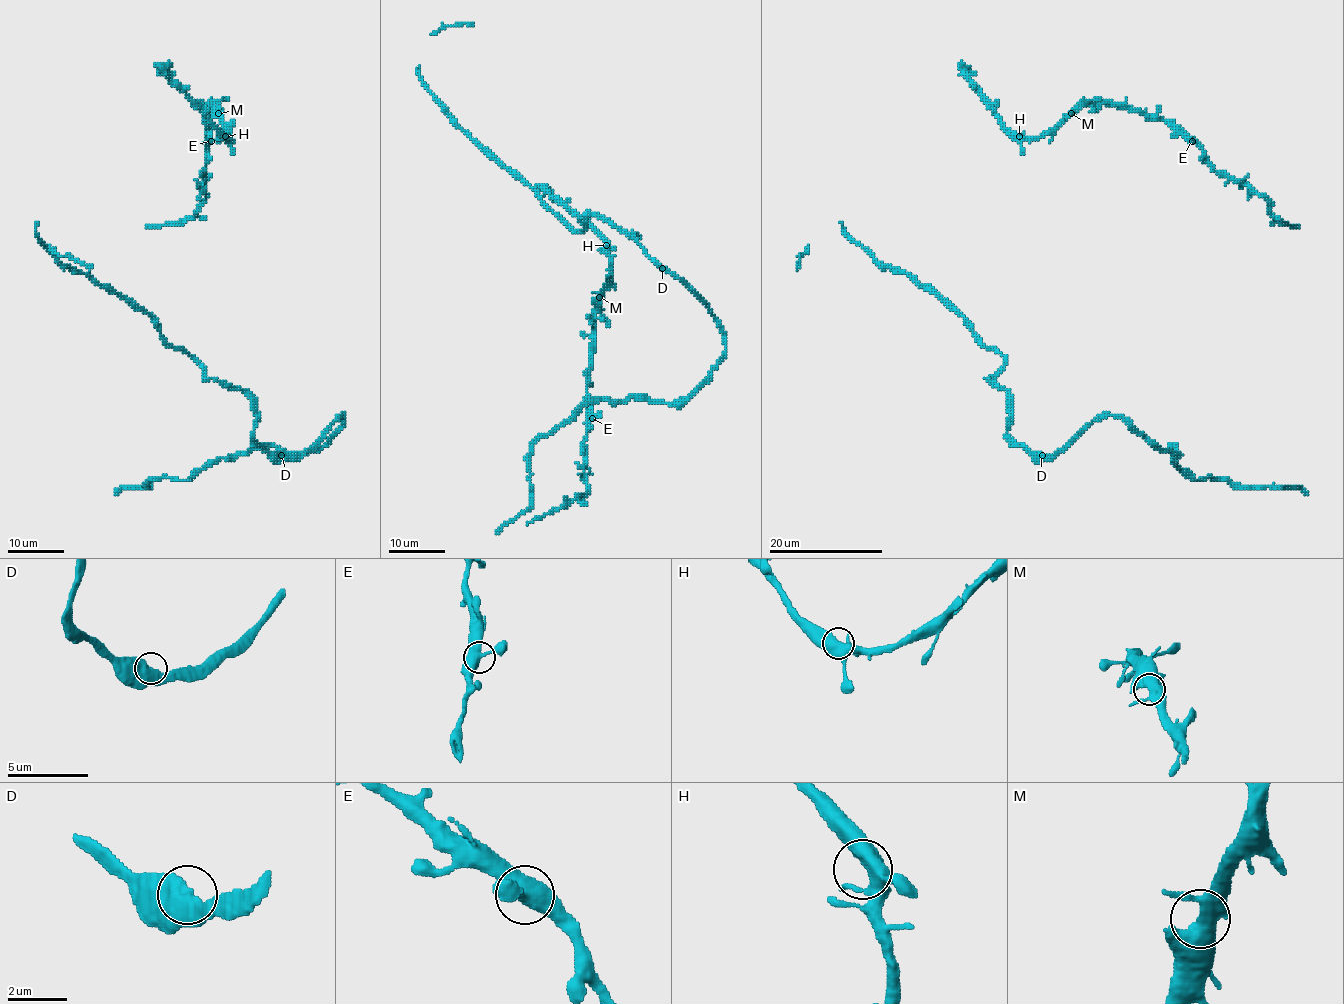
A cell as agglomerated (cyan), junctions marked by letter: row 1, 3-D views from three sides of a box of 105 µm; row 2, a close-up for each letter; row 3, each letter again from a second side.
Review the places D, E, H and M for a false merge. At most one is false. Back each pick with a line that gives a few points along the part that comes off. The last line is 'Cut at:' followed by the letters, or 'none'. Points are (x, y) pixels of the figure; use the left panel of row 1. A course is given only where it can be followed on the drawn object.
Cut at: none

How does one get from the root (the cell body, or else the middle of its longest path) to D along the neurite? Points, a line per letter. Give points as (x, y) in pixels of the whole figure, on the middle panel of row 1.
D: (576, 231), (583, 228), (587, 215), (597, 214), (624, 232), (636, 233), (634, 238), (662, 268)

